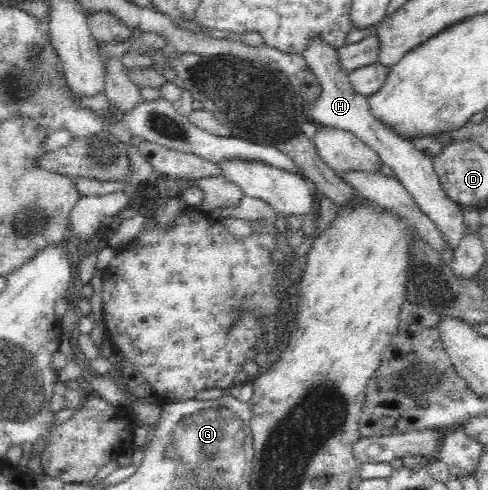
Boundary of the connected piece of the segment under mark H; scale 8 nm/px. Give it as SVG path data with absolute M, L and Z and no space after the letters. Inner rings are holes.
M312 38L304 48L302 56L311 68L321 86L320 96L314 102L306 105L306 113L314 119L316 124L340 128L352 132L360 141L364 142L376 155L382 159L384 165L394 171L394 177L404 186L408 195L414 199L422 213L437 226L438 232L447 240L449 248L458 248L464 234L462 207L453 202L441 188L439 177L433 168L431 156L416 150L410 140L399 136L389 126L381 122L368 107L367 97L358 94L349 81L348 73L340 67L336 56L336 48L326 44L319 38Z

